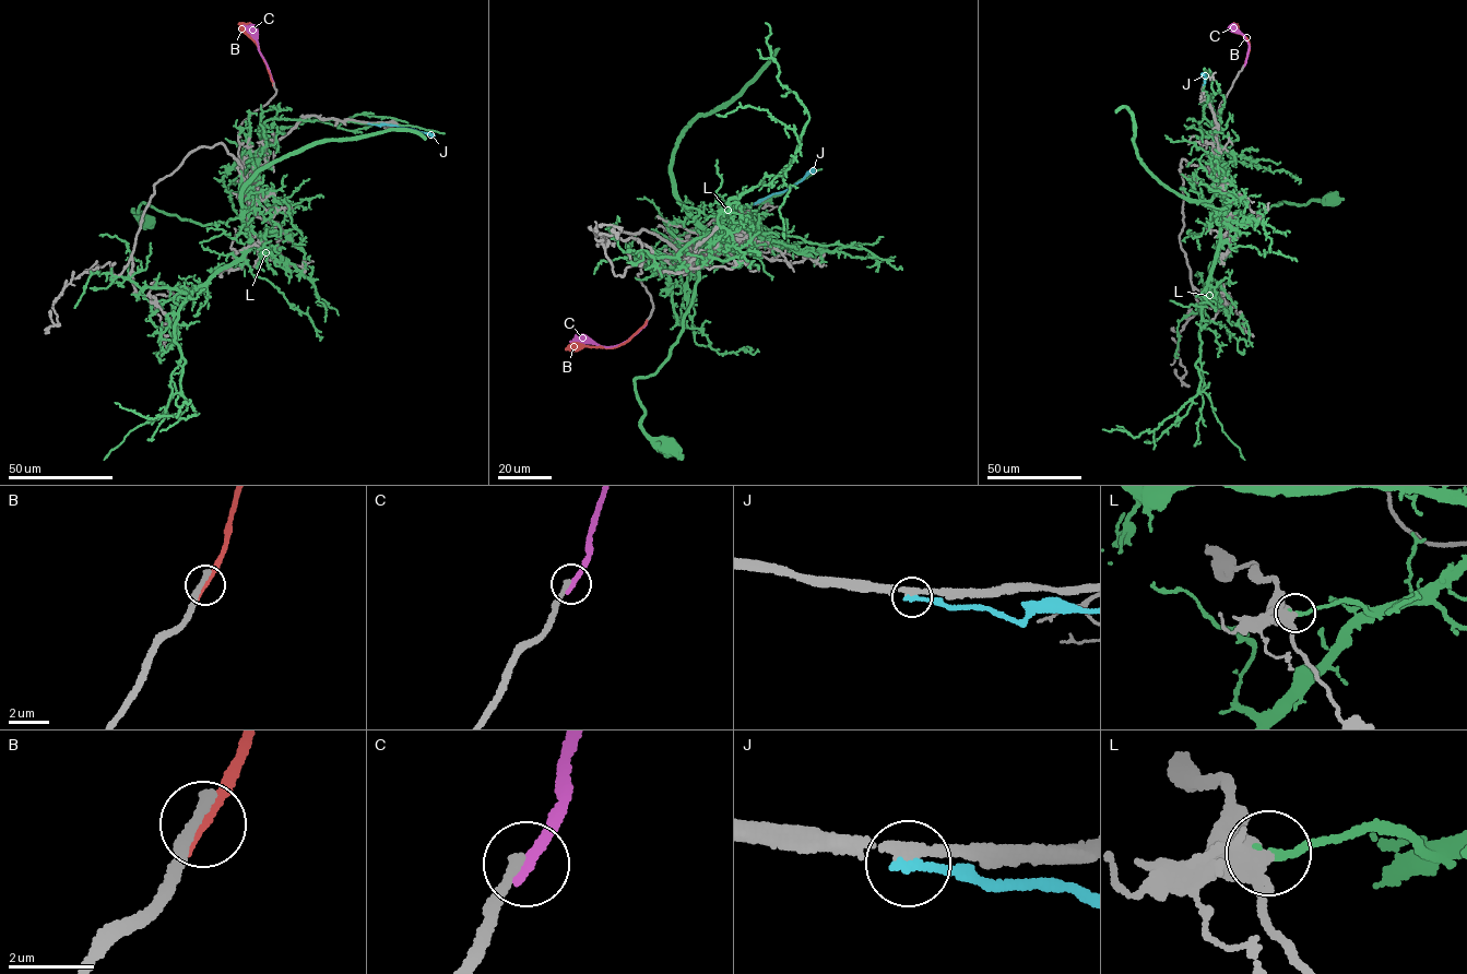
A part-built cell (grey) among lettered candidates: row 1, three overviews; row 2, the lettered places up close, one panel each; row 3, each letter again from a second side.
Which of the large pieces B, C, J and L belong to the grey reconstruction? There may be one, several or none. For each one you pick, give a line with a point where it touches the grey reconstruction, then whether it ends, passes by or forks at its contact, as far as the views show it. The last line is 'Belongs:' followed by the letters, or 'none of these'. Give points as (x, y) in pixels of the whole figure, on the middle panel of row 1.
Belongs: none of these

